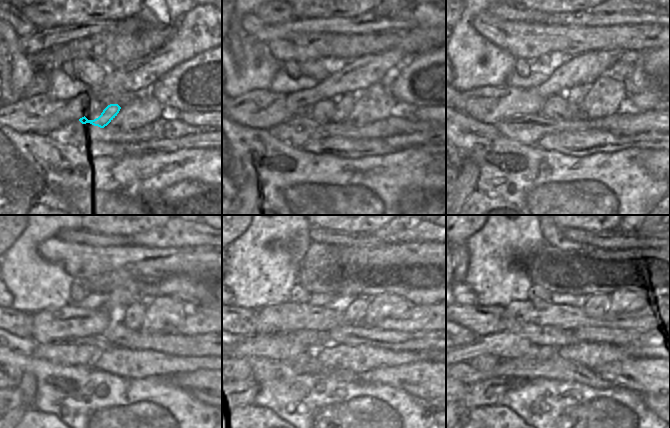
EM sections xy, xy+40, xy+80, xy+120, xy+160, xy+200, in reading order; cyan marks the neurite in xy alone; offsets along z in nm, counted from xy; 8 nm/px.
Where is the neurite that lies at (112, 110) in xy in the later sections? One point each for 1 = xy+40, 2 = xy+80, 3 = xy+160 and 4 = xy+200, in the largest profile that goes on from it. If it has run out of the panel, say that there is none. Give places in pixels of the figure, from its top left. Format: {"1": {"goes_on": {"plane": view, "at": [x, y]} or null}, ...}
{"1": {"goes_on": {"plane": "xy+40", "at": [345, 103]}}, "2": {"goes_on": {"plane": "xy+80", "at": [575, 96]}}, "3": {"goes_on": {"plane": "xy+160", "at": [355, 314]}}, "4": {"goes_on": {"plane": "xy+200", "at": [597, 300]}}}

